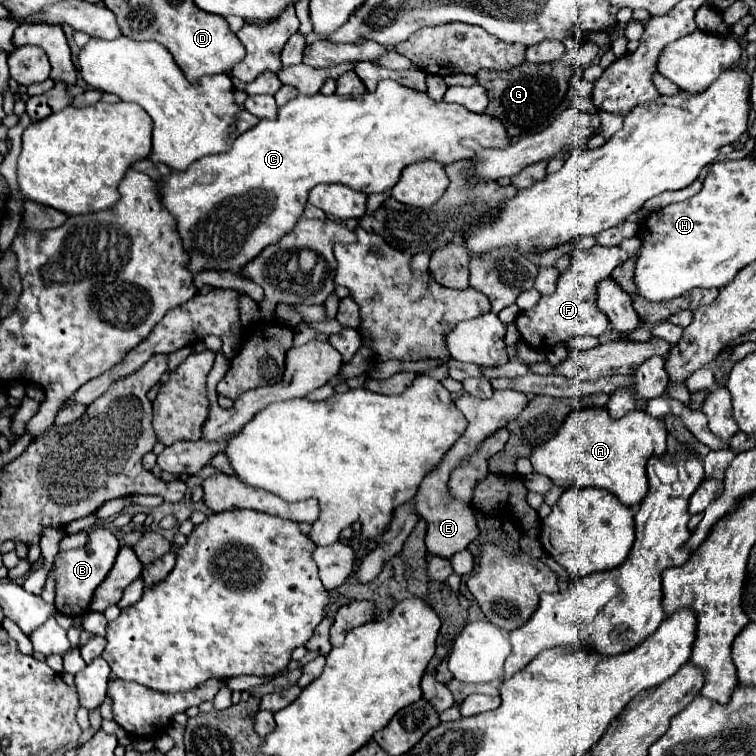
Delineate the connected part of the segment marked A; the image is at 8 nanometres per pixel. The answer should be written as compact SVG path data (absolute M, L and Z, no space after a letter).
M582 408L572 412L550 442L534 448L534 454L530 456L534 472L548 476L562 488L606 488L622 504L630 508L638 506L648 494L646 462L650 456L666 454L668 438L662 420L640 414L644 412L632 410L624 418L614 420L606 408Z

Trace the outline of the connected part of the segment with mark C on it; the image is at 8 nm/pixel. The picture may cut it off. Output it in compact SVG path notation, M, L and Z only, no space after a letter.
M382 80L376 88L376 92L366 92L362 96L338 96L338 94L332 94L332 96L324 96L324 94L314 94L314 96L304 96L300 94L298 98L290 100L286 106L282 106L278 110L278 118L276 120L260 120L254 128L246 130L244 134L240 134L238 138L232 140L232 146L228 152L222 152L222 154L214 154L214 156L204 156L202 160L196 160L188 170L184 172L172 172L170 176L164 176L160 180L160 202L164 208L168 208L168 212L174 216L176 220L176 228L178 228L178 234L182 238L182 244L184 244L184 250L188 254L188 270L196 276L204 270L232 270L232 272L238 272L240 268L244 268L254 256L258 256L268 244L274 244L282 238L282 234L290 232L294 228L294 222L302 216L302 210L304 210L304 204L308 202L308 192L316 186L316 184L346 184L354 190L360 190L360 192L366 192L366 194L372 194L372 192L384 192L384 190L390 190L398 180L400 180L400 174L402 170L412 164L412 162L418 162L418 160L438 160L442 164L450 164L450 162L456 162L456 160L472 160L474 158L474 150L464 146L464 140L474 140L480 144L480 148L502 148L508 144L508 136L506 136L506 130L502 126L502 122L498 122L496 118L490 118L486 114L474 114L470 110L466 110L464 106L460 104L446 104L446 102L434 102L430 96L426 94L418 94L416 90L410 90L406 86L400 86L398 82L392 82L392 80Z

